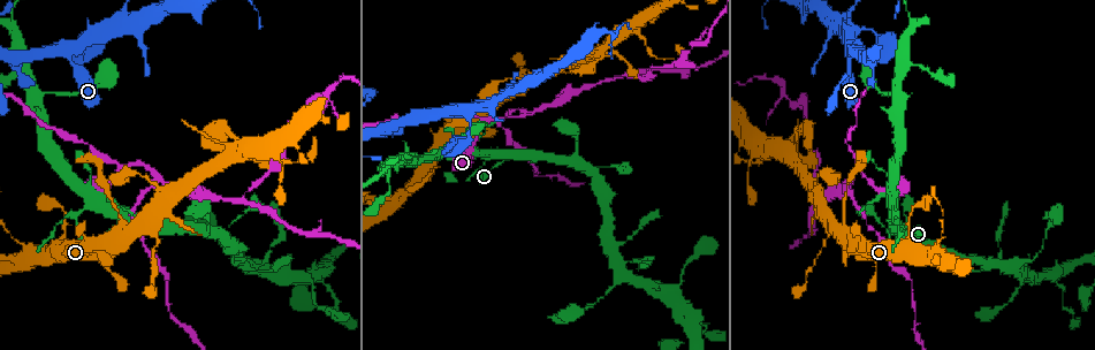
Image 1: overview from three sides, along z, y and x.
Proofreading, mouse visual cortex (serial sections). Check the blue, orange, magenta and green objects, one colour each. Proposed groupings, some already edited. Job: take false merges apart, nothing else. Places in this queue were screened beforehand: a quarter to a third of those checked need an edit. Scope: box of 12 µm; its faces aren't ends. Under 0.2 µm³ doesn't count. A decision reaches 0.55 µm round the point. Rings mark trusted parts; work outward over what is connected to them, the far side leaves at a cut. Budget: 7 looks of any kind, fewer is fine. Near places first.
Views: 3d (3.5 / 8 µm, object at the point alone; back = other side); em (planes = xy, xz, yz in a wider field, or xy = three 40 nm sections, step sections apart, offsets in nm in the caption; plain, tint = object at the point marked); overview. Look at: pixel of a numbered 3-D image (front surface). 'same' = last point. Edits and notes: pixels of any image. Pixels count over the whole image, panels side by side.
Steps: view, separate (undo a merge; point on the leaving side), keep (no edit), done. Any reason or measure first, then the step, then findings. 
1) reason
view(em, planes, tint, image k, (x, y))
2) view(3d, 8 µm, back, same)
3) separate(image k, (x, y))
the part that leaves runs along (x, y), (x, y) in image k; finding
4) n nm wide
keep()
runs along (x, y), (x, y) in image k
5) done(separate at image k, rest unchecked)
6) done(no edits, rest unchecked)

small branch off a trunk
view(3d, 3.5 µm, image 1, (32, 105))

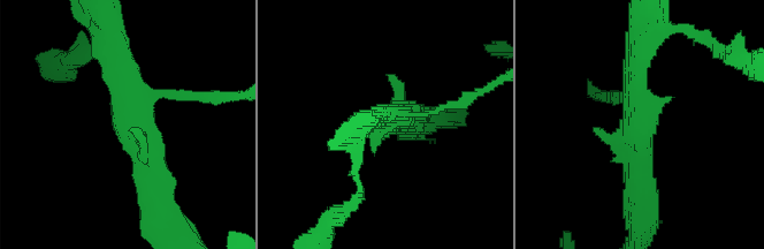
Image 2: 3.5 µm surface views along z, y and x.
view(em, xy, step 5, tint, image 2, (130, 124))

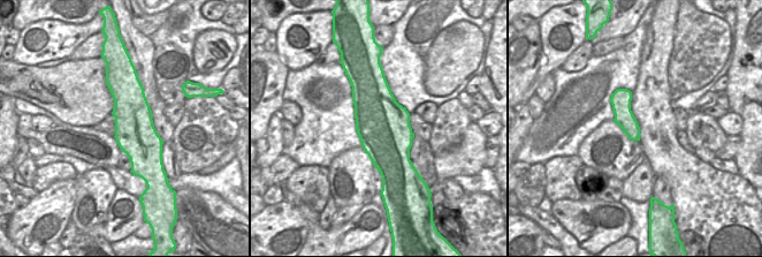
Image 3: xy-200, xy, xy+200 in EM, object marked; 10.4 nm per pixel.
3 arms
keep()
runs along (154, 194), (115, 48) in image 2; one cell here

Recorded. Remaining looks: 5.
view(3d, 3.5 µm, image 1, (154, 174))

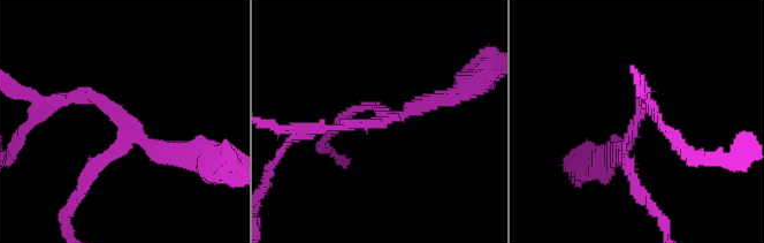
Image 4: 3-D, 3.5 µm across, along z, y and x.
separate(image 4, (92, 167))
the part that leaves runs along (121, 142), (92, 166), (65, 226) in image 4; two cells meet here

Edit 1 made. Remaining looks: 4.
four-way junction
view(3d, 3.5 µm, image 1, (35, 253))

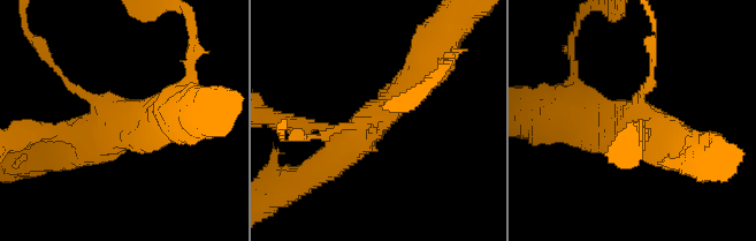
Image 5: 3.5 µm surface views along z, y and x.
4 arms; arms of 150, 150, 450, 500 nm
view(em, xy, step 2, tint, image 5, (374, 119))

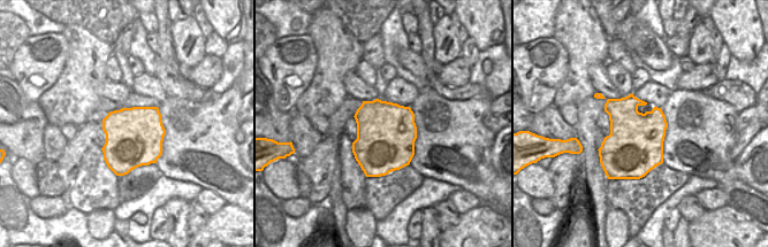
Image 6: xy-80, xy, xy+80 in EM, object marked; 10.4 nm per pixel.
view(em, xy, step 1, tint, same)

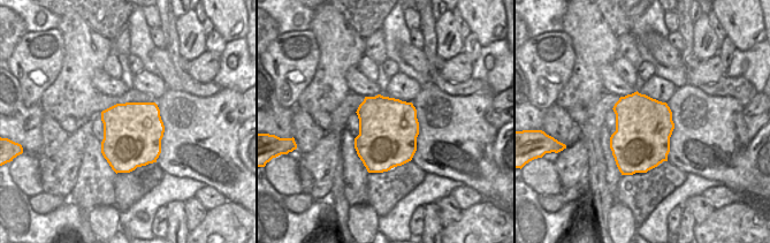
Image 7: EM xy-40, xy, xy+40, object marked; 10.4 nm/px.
600 nm wide
keep()
runs along (427, 61), (410, 88), (321, 167) in image 5; all the same cell

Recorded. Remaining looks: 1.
done(separate at image 4, rest unchecked)

